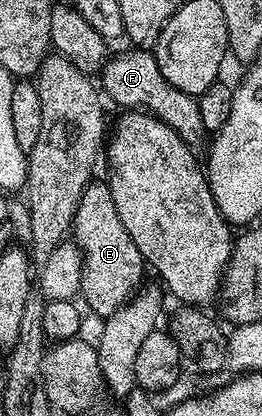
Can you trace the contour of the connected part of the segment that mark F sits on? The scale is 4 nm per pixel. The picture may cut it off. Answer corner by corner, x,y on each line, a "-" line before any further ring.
133,46
128,50
130,52
121,52
114,60
113,57
106,59
105,67
99,73
99,84
104,95
109,95
115,103
122,104
122,109
144,110
151,116
157,116
164,124
175,129
179,138
183,138
183,142
190,148
200,149
200,144
206,143
207,133
203,118
199,115
197,97
183,94
183,90
175,90
175,86
171,86
171,82
163,78
152,51
141,46

